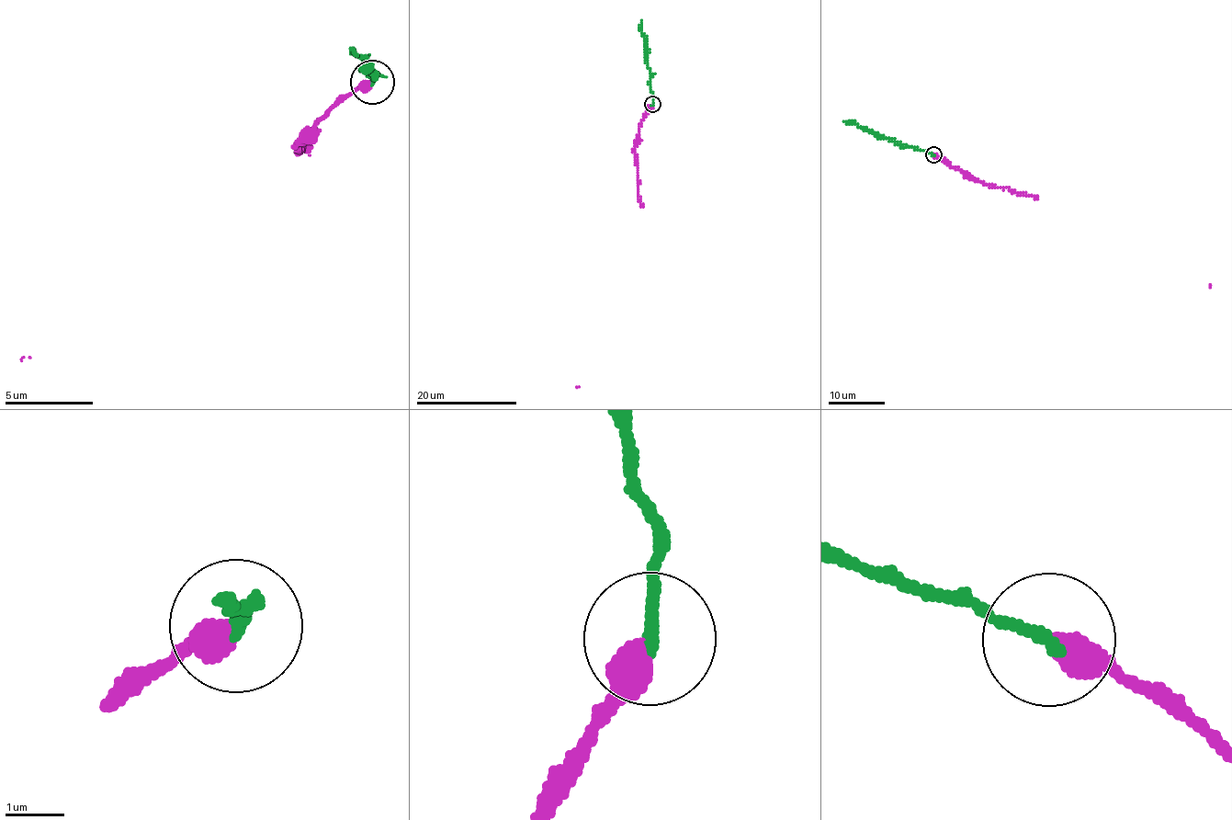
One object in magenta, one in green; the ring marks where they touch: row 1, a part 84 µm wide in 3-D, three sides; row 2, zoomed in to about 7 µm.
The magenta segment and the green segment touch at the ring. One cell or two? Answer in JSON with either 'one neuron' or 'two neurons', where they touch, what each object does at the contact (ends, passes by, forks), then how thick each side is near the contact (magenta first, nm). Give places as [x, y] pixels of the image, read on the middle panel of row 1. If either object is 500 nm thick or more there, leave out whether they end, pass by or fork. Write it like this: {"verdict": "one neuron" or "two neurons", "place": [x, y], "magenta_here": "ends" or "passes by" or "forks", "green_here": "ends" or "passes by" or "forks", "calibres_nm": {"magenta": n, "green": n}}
{"verdict": "one neuron", "place": [652, 104], "magenta_here": "ends", "green_here": "ends", "calibres_nm": {"magenta": 440, "green": 220}}

